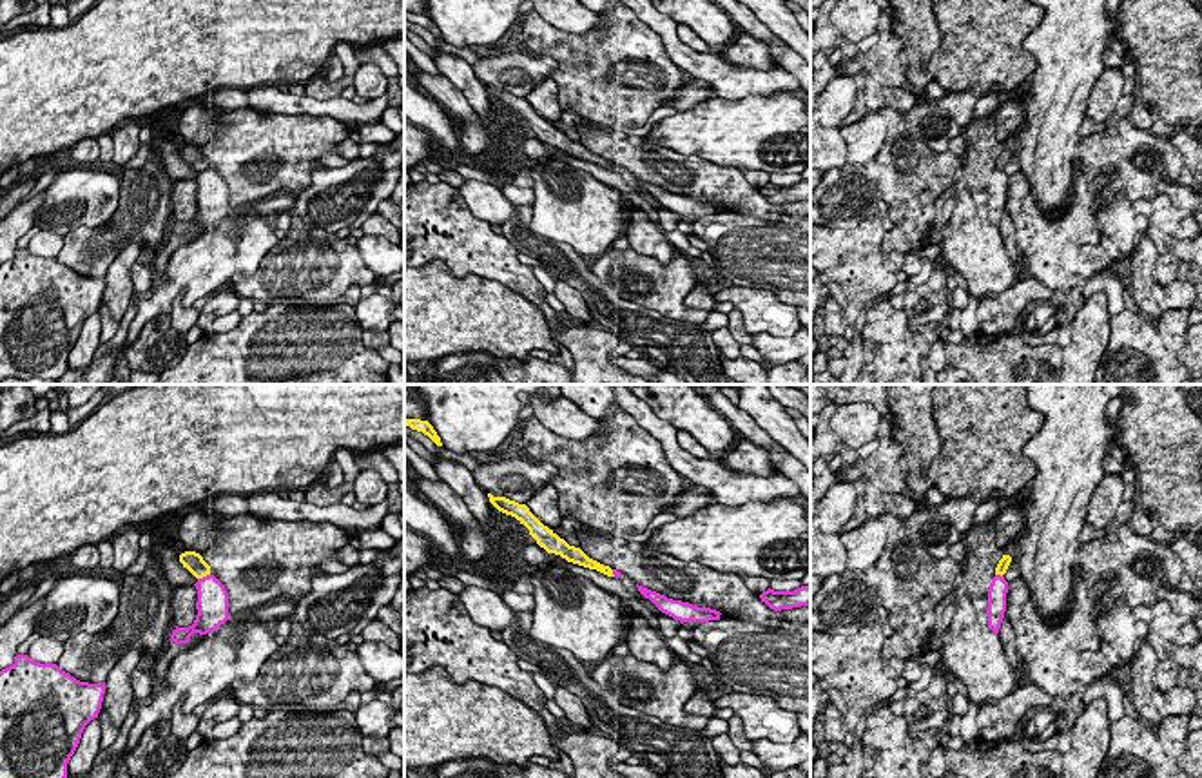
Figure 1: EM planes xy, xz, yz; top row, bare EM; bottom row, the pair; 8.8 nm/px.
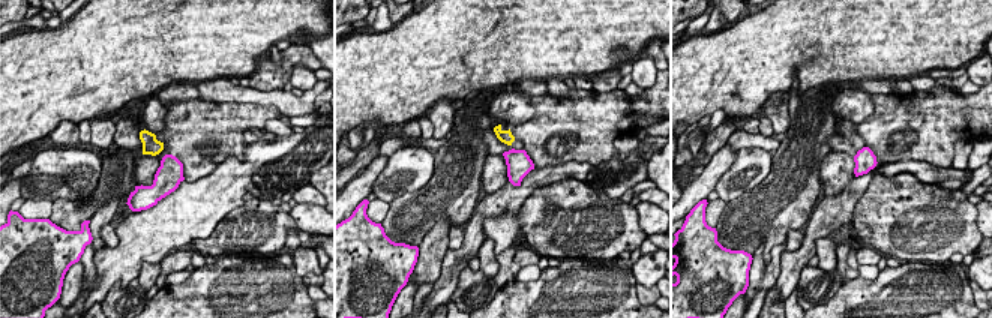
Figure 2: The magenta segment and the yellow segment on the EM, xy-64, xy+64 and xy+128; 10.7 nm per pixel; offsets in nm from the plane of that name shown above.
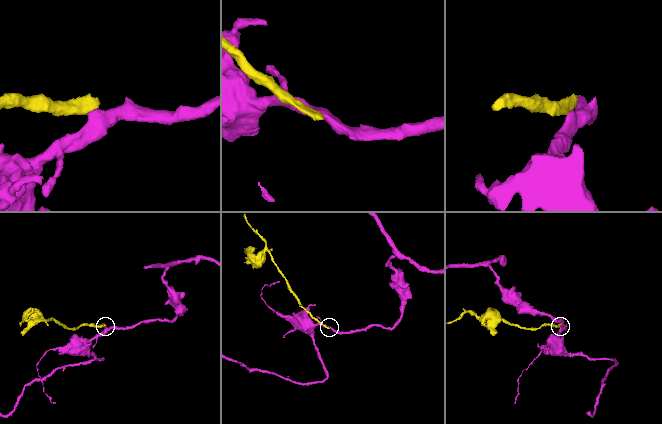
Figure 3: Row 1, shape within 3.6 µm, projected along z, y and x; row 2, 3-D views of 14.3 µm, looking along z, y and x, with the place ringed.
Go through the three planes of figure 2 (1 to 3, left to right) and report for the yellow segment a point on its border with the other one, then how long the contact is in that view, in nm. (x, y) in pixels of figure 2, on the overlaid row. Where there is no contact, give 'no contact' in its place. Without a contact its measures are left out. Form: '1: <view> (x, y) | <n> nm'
1: no contact
2: no contact
3: no contact

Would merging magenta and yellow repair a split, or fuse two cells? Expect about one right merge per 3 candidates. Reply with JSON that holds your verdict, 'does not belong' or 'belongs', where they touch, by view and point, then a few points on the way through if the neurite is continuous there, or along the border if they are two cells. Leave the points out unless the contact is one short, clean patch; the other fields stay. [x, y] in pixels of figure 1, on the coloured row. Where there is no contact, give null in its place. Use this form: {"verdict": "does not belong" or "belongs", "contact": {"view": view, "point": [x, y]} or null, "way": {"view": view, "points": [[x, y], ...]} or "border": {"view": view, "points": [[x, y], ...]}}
{"verdict": "does not belong", "contact": {"view": "xy", "point": [203, 577]}}

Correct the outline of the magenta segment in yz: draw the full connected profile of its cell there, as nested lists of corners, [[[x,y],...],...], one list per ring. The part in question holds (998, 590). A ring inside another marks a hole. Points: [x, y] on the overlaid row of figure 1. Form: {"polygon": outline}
{"polygon": [[[995,575],[988,589],[988,608],[986,608],[988,627],[995,635],[999,633],[1001,622],[1004,618],[1006,593],[1008,593],[1008,582],[1004,580],[1004,577]]]}

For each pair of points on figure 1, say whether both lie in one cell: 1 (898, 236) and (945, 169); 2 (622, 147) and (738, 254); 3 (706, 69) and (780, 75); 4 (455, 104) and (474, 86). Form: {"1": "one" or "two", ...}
{"1": "one", "2": "two", "3": "one", "4": "two"}

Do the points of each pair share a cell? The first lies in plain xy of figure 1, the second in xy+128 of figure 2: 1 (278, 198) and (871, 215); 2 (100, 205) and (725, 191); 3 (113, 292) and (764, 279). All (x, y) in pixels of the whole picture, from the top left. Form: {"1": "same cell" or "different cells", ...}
{"1": "different cells", "2": "same cell", "3": "same cell"}

